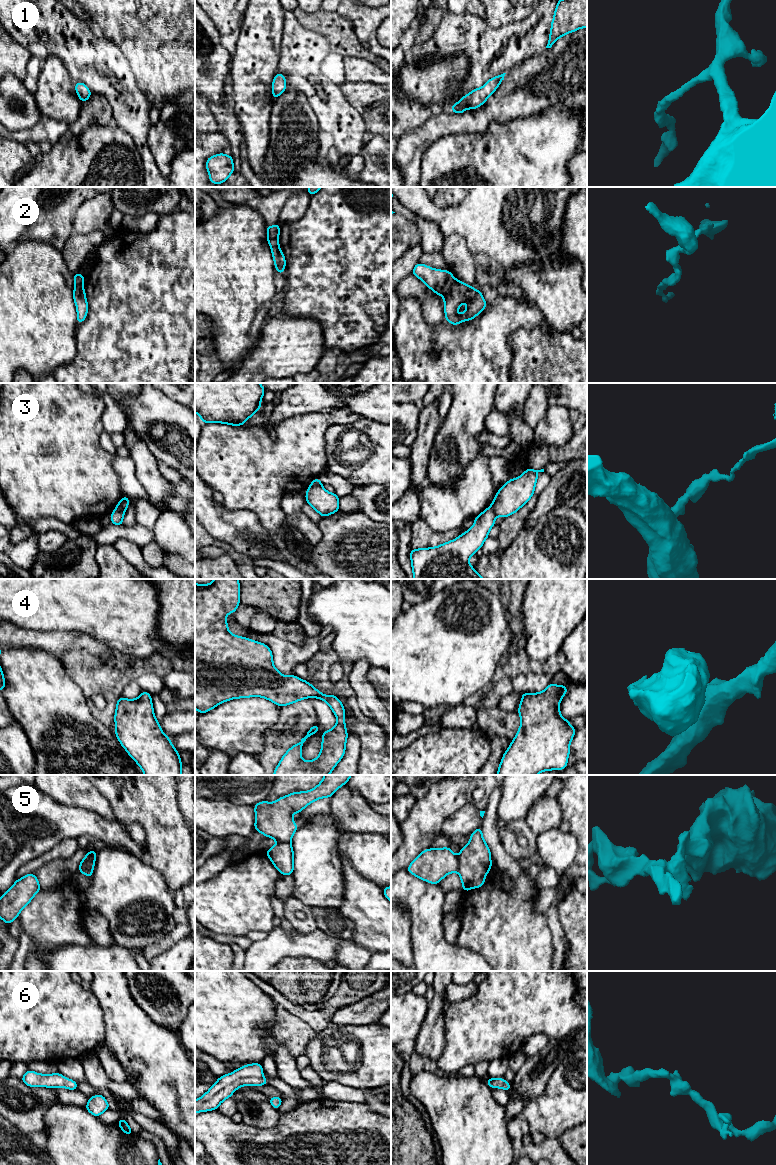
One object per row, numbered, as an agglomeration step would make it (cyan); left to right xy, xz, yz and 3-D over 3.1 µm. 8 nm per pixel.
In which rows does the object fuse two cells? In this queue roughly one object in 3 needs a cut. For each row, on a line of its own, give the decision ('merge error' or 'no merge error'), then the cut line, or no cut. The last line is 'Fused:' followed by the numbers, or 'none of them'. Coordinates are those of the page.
1: no merge error | no cut
2: merge error | yz (456, 280), (443, 296)
3: merge error | xz (321, 483), (311, 486)
4: no merge error | no cut
5: merge error | yz (457, 857), (458, 870)
6: no merge error | no cut
Fused: 2, 3, 5

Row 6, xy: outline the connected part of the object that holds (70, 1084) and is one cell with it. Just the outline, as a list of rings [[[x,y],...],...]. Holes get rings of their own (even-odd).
[[[28,1070],[21,1080],[29,1087],[48,1087],[48,1088],[67,1088],[69,1090],[78,1090],[77,1082],[64,1077],[60,1073],[39,1074]]]

